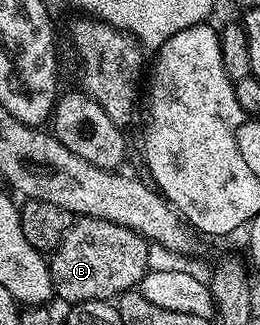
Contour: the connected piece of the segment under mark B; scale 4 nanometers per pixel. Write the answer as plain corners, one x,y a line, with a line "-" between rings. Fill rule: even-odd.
77,218
50,259
55,298
65,299
68,305
85,303
91,299
112,301
126,291
139,288
140,280
149,272
147,261
149,248
148,240
126,225
118,225
105,219

